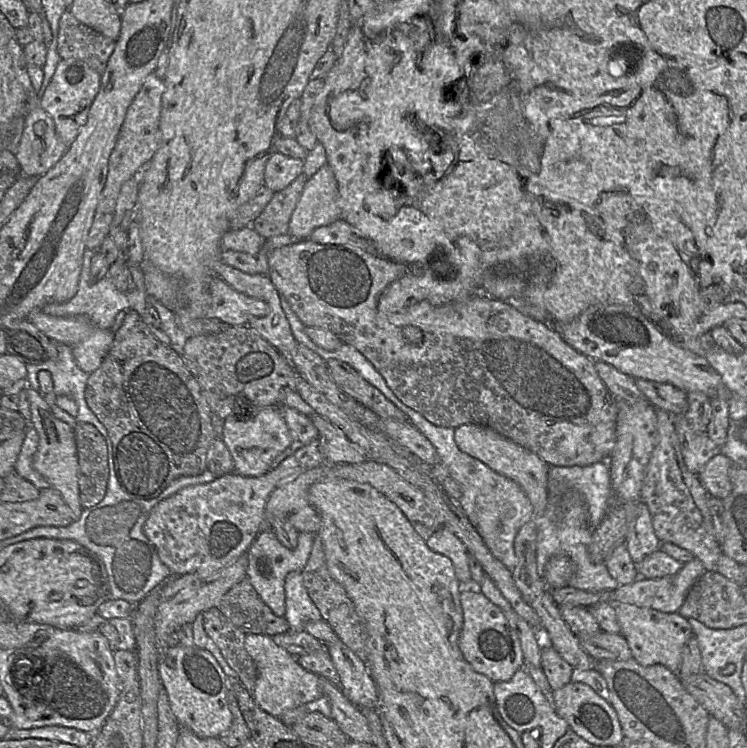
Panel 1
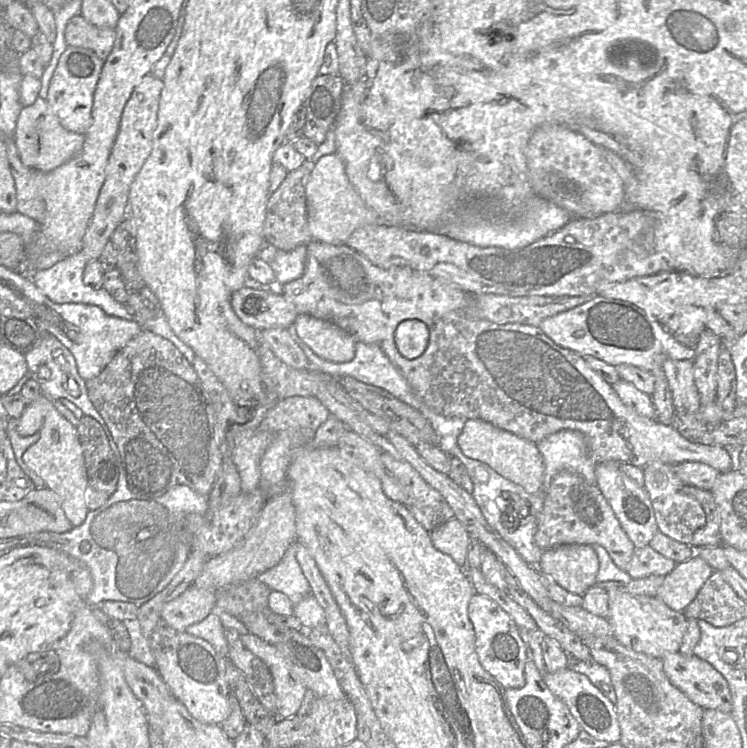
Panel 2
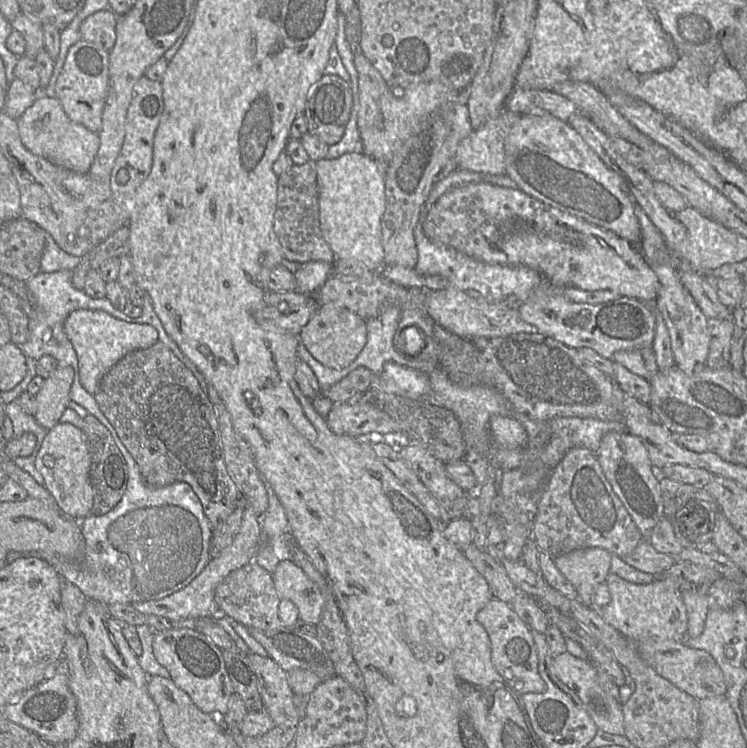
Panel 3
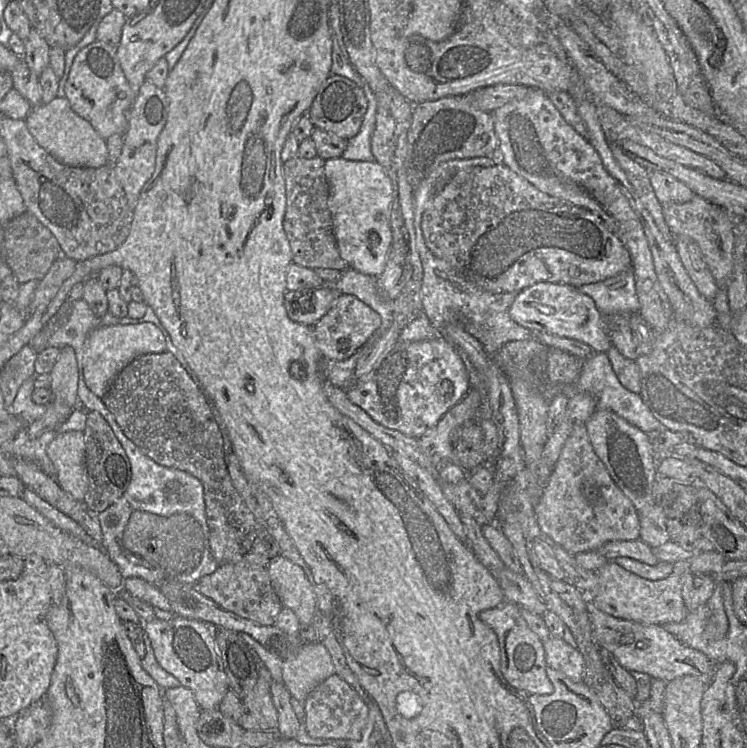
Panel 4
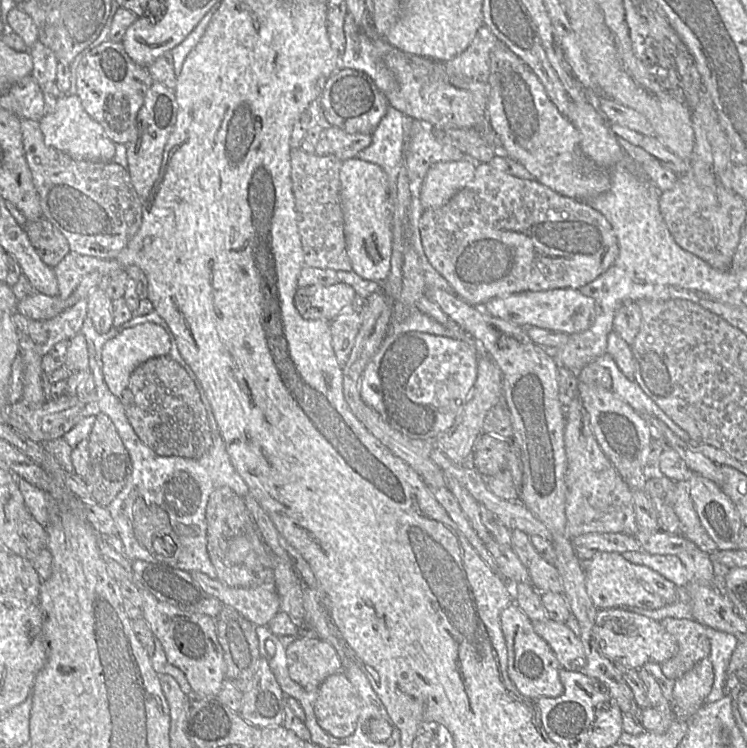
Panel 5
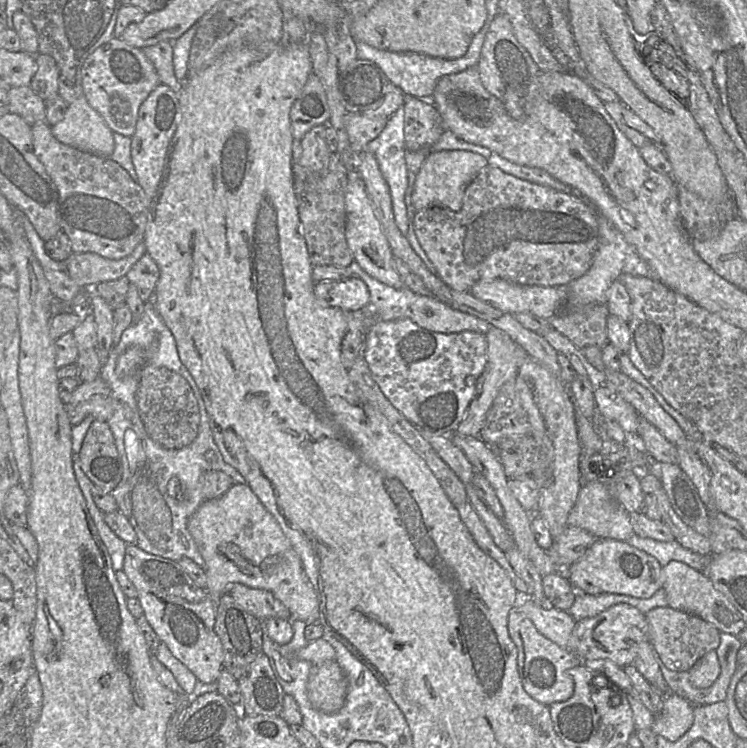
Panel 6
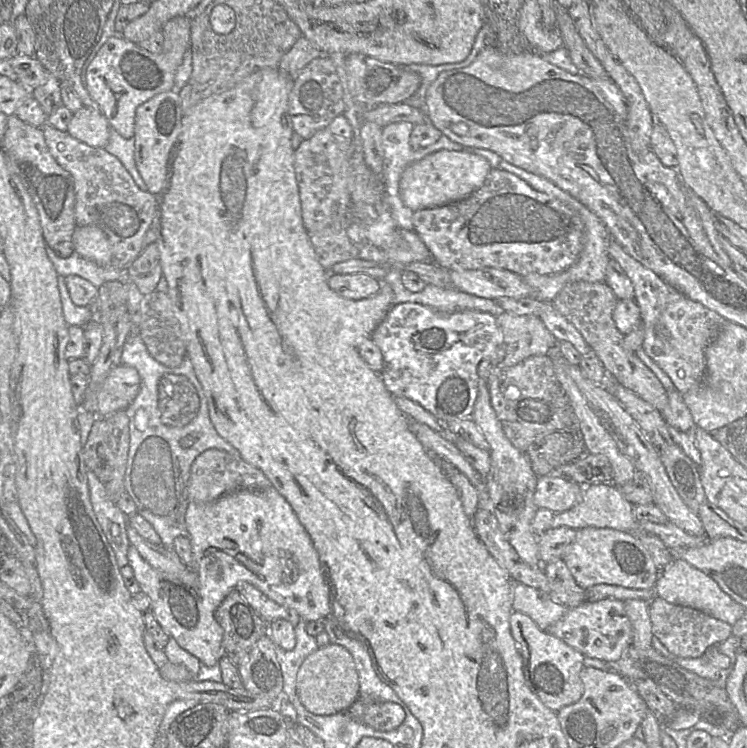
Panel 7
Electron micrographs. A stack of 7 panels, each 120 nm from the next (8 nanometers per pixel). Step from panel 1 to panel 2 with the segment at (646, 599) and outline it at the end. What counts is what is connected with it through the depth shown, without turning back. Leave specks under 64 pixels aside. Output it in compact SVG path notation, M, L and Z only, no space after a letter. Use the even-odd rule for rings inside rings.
M695 554L665 576L656 597L672 610L683 612L713 572L712 567Z

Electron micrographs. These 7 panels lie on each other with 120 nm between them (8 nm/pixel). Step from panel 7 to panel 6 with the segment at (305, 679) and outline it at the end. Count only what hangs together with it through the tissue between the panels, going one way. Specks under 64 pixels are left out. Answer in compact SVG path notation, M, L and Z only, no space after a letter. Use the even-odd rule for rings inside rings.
M336 660L311 667L307 695L311 706L325 714L337 713L345 704L348 679Z

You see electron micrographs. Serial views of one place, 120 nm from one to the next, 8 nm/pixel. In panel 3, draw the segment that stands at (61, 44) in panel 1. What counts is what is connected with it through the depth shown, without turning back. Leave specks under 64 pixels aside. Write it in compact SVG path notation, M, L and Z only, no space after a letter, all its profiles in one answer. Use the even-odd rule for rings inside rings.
M110 9L88 16L79 28L81 40L100 45L110 52L116 42L117 17Z

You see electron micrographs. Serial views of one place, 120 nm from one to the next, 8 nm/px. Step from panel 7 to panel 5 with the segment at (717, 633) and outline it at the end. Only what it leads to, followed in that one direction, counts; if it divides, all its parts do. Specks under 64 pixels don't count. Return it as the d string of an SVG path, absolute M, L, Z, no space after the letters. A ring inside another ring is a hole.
M671 617L659 623L678 644L678 653L661 663L661 670L668 679L677 680L709 656L710 641L704 625L694 619Z

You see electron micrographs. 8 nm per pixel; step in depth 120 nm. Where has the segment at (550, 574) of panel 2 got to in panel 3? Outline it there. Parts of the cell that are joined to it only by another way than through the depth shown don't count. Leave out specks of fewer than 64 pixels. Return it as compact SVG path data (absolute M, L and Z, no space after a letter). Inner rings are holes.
M600 547L583 548L556 556L554 563L574 586L581 603L593 608L595 590L610 573L611 553Z

